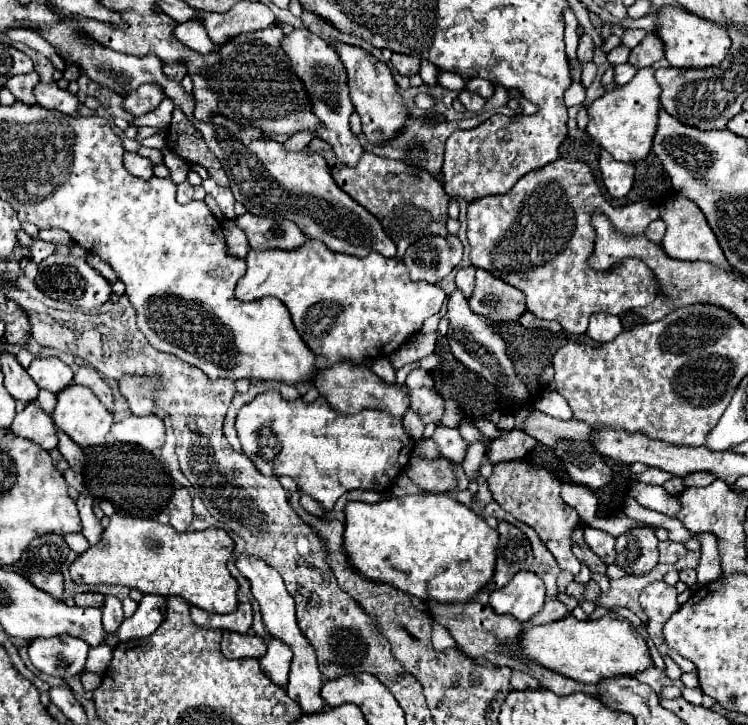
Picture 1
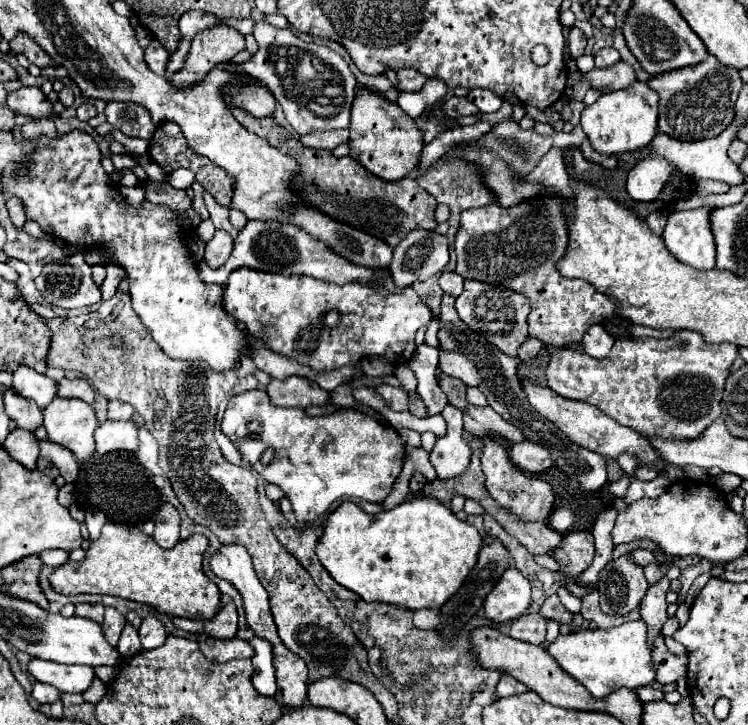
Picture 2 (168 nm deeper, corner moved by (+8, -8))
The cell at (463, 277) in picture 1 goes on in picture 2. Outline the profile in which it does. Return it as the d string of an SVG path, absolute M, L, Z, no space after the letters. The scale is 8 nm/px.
M445 270L445 272L439 276L439 286L443 288L443 292L451 294L453 298L457 298L457 296L461 294L461 290L463 290L463 278L461 278L459 274L455 274L455 272Z

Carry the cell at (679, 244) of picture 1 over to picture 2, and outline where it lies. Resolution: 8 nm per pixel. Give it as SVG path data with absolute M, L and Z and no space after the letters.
M711 208L673 212L667 218L663 240L673 256L697 270L715 268L715 240L711 232Z

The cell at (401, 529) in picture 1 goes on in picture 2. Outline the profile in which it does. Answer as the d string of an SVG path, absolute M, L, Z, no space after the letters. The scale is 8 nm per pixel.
M415 498L401 502L393 510L379 512L375 516L365 514L353 502L343 502L335 512L329 514L315 554L335 582L359 594L365 602L385 602L417 610L441 608L451 598L451 594L459 590L459 584L463 584L467 572L471 572L475 566L481 542L481 534L475 526L457 520L457 516L435 498Z

